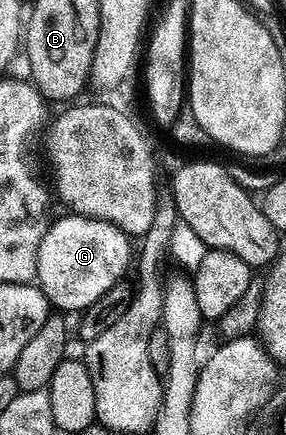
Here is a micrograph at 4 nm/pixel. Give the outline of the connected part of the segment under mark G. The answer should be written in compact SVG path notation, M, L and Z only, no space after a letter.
M66 213L59 220L48 226L47 232L41 237L41 245L37 249L37 269L35 279L48 304L60 312L75 311L82 313L91 307L109 289L113 289L124 278L127 266L132 266L133 251L131 255L132 240L124 231L111 223L100 219L90 219L84 215Z

